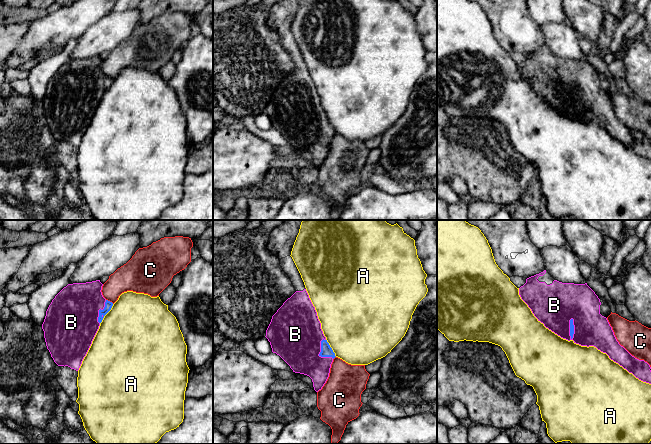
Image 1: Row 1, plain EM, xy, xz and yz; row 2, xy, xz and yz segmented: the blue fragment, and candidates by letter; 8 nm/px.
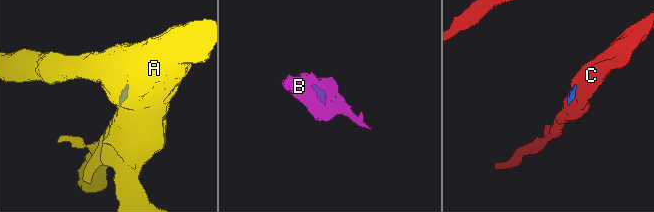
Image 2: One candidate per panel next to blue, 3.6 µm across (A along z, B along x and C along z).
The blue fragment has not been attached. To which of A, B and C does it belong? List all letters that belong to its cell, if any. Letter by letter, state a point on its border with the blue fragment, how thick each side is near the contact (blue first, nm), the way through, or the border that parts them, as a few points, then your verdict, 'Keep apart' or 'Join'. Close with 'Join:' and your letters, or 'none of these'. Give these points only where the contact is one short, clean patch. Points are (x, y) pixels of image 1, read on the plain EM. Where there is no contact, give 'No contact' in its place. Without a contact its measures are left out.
A: Touches blue at xy (106, 89). Thickness 60 nm (blue) against 500 nm. Boundary: xy (113, 80), (100, 99). Keep apart
B: Touches blue at yz (570, 105). Thickness 30 nm (blue) against 340 nm. Path across: yz (571, 97), (570, 105), (570, 97), (554, 81). Join
C: Touches blue at xy (109, 77). Thickness 60 nm (blue) against 220 nm. Boundary: xy (106, 75), (113, 79). Keep apart
Join: B

